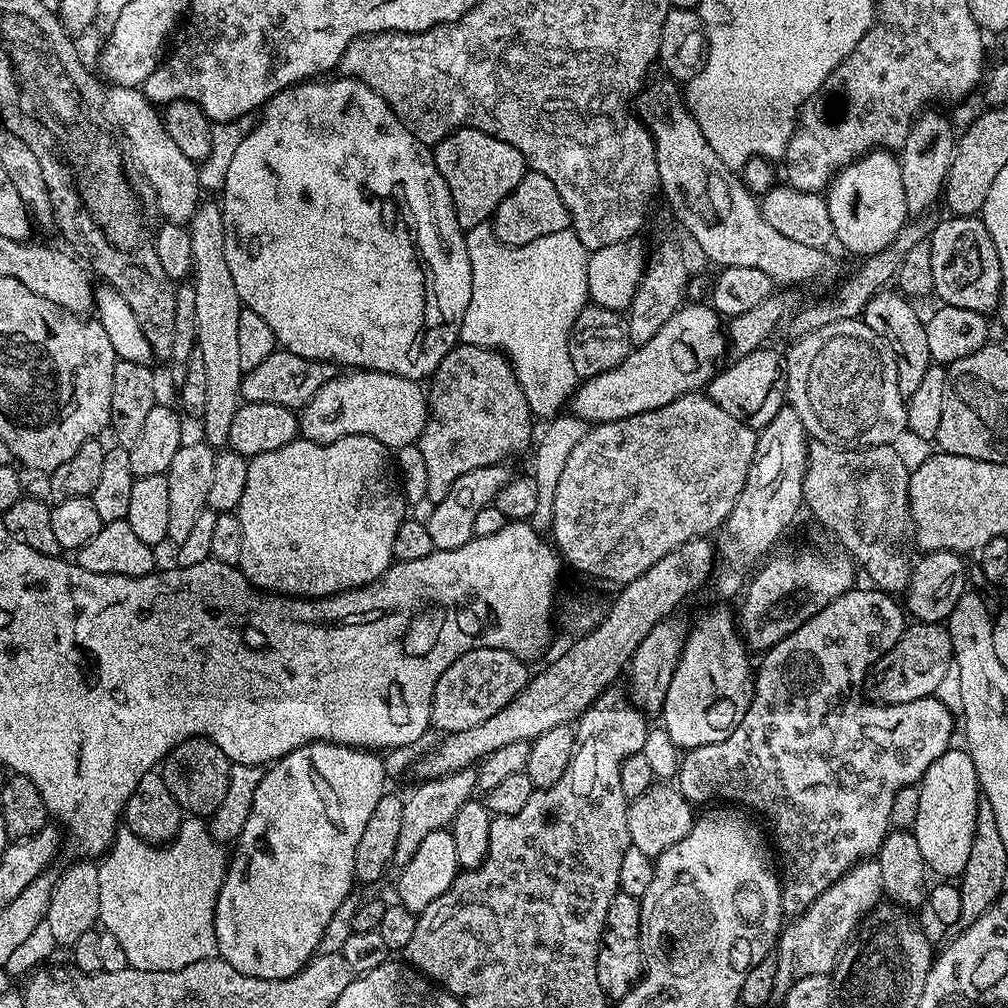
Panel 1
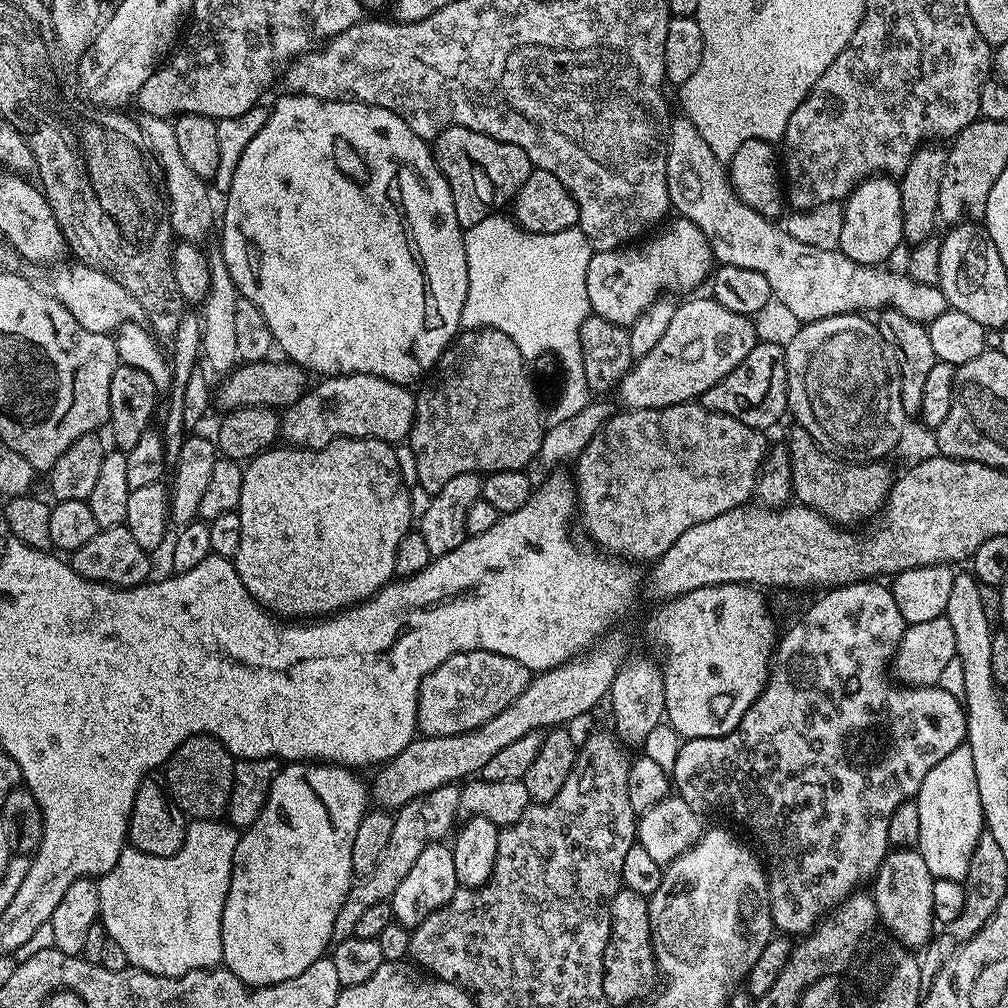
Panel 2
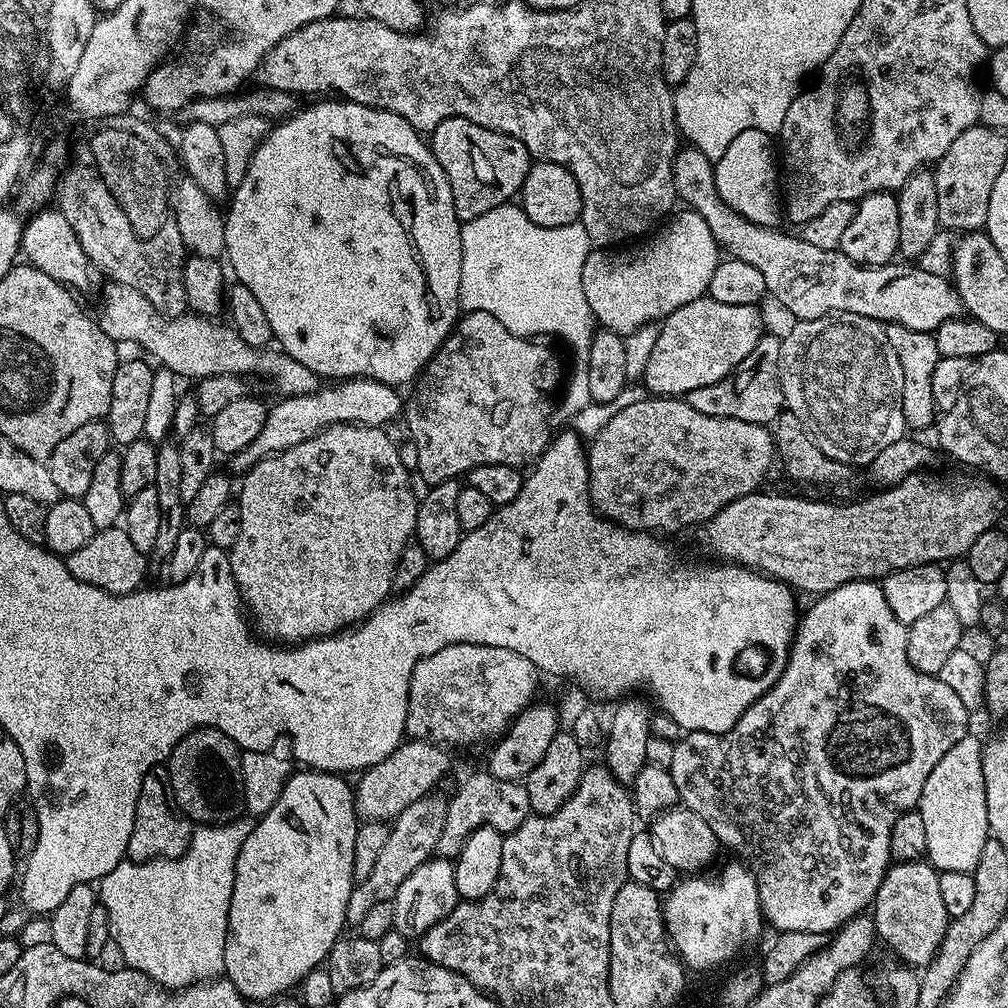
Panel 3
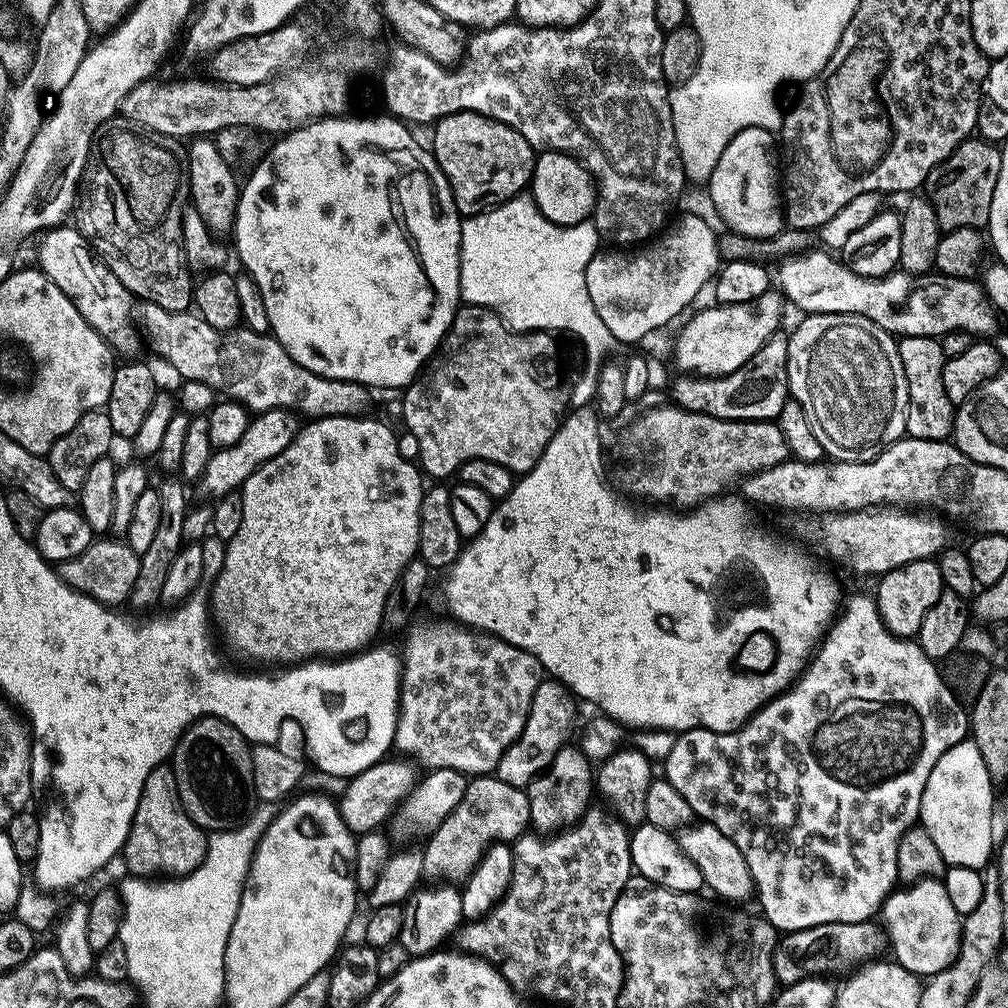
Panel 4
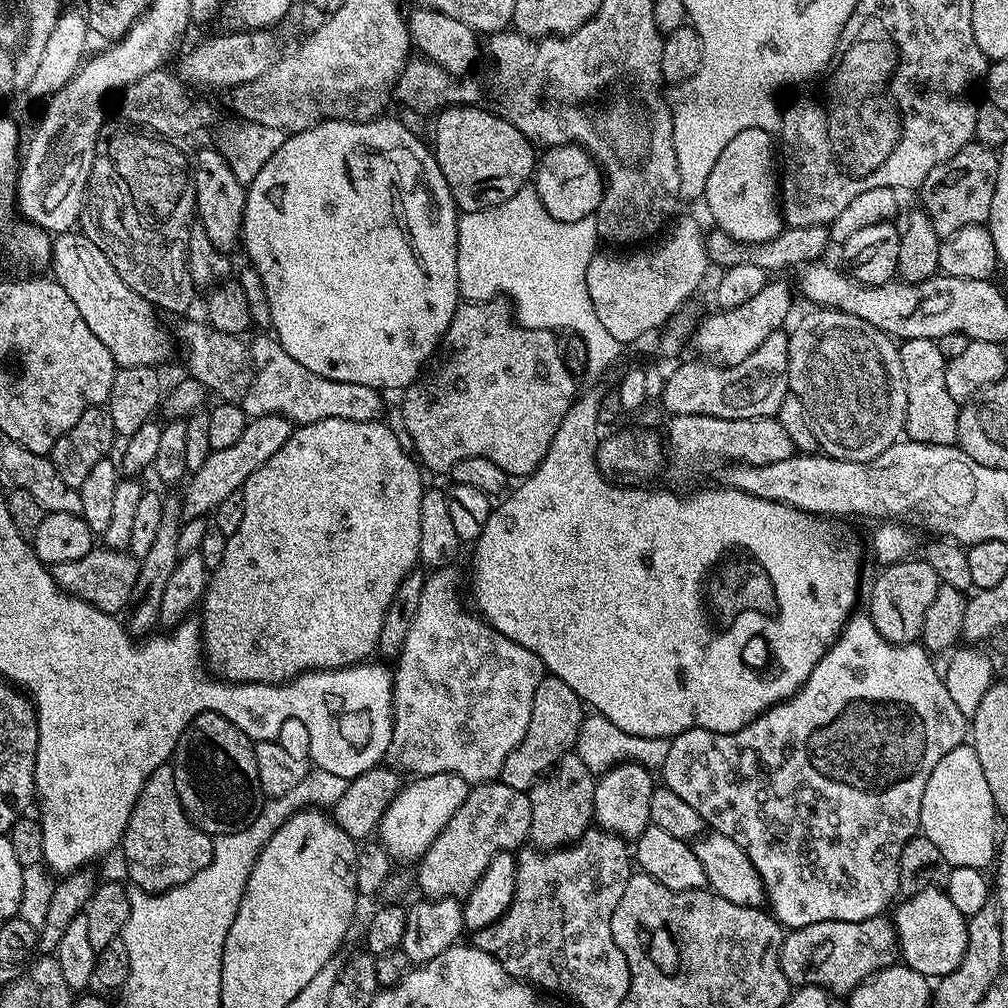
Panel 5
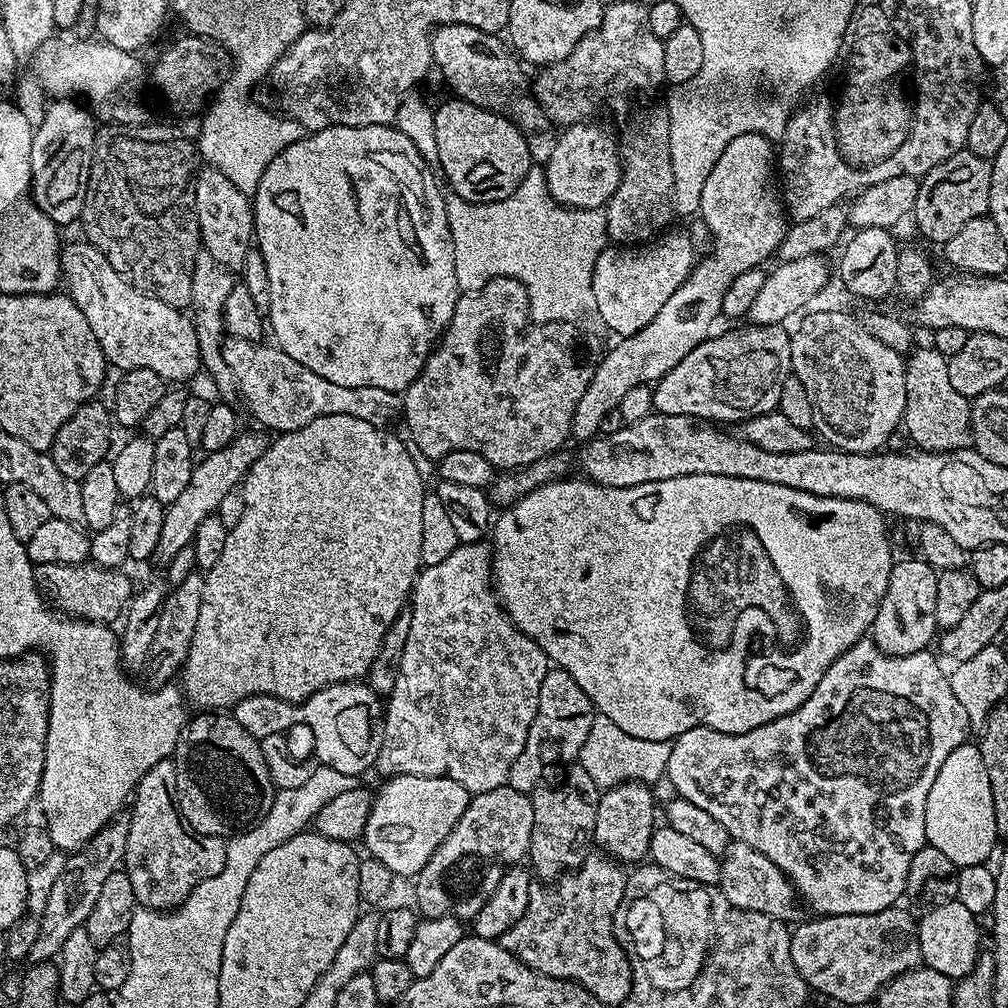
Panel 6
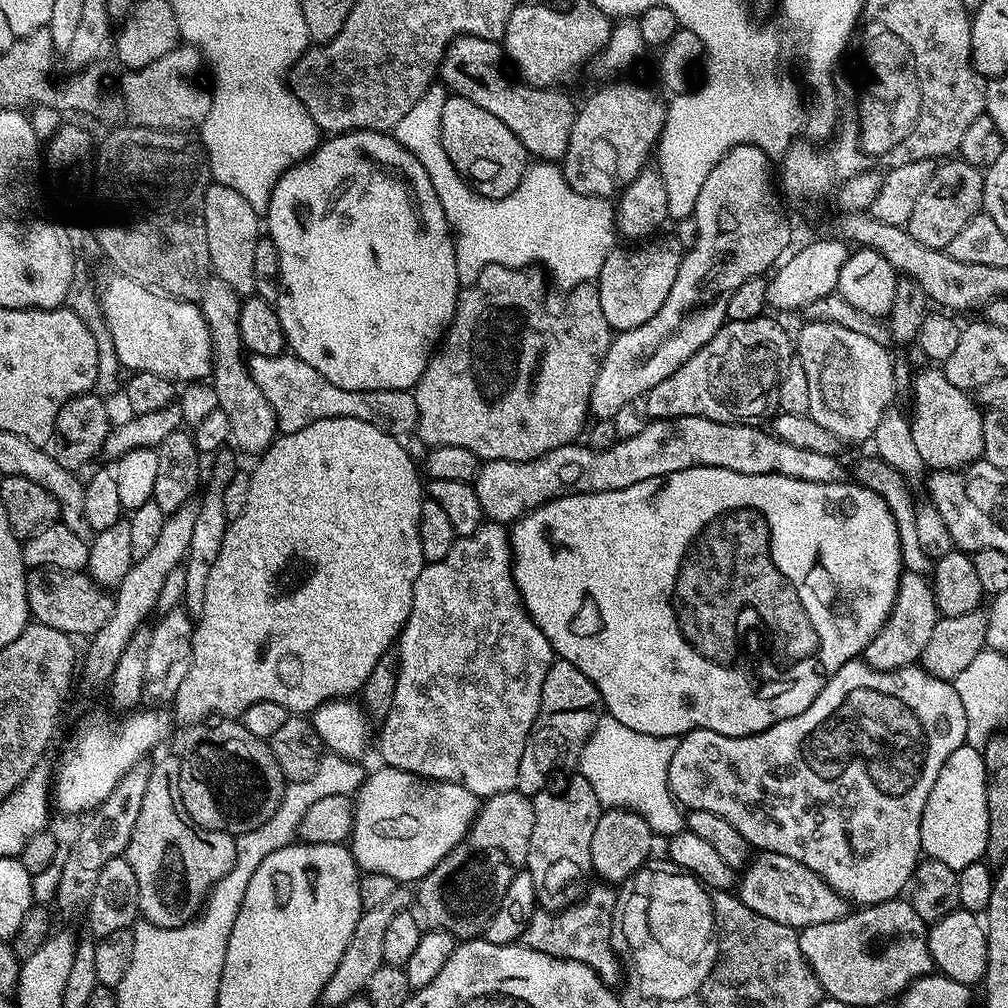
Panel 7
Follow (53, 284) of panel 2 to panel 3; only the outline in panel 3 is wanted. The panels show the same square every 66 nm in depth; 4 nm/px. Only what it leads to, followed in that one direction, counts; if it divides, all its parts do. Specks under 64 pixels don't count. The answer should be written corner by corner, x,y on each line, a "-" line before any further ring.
115,282
109,284
110,286
108,289
106,289
107,287
103,289
103,292
105,291
104,301
102,301
100,304
100,318
98,317
98,325
100,329
104,331
104,333
106,333
111,340
115,340
117,342
129,340
130,343
137,344
137,346
140,348
145,348
145,350
153,356
153,358
151,357
151,359
155,361
157,365
168,368
169,371
175,373
177,377
183,378
183,376
193,376
193,381
199,382
203,380
206,376
238,376
241,378
249,378
248,376
261,376
262,379
269,380
269,382
272,383
278,391
280,391
279,395
281,397
310,394
311,392
317,391
317,389
321,387
321,377
316,376
314,374
314,370
310,370
306,366
302,366
302,362
294,362
294,358
290,358
282,350
275,350
276,352
272,352
273,350
269,350
268,348
255,348
254,346
250,346
246,342
242,342
242,338
238,333
236,333
235,328
231,326
225,326
225,328
223,328
222,325
216,324
220,322
213,322
211,319
205,318
203,316
197,316
195,314
185,314
183,316
173,316
171,318
165,318
163,315
161,315
159,311
157,311
153,304
145,298
145,296
143,296
142,294
138,294
138,290
128,288
125,284
118,284

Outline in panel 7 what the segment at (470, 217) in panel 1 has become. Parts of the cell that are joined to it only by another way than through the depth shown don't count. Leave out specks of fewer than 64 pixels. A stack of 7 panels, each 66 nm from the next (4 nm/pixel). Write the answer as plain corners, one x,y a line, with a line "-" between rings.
449,95
448,101
440,108
440,124
438,130
442,134
442,146
454,162
454,170
464,177
471,184
478,194
486,198
506,198
522,182
524,171
530,163
530,153
514,138
514,134
506,127
501,120
494,118
494,114
489,114
486,110
474,106
474,102
469,102
467,98

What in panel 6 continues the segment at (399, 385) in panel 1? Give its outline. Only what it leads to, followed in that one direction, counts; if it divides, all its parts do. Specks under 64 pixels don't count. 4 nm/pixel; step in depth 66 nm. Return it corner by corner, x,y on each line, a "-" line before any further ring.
241,431
240,435
234,438
234,442
230,442
230,446
217,452
207,453
203,457
205,460
201,459
197,463
195,470
190,474
190,482
182,490
182,495
174,498
174,502
165,507
166,522
162,522
162,535
158,538
158,550
155,555
157,561
172,560
174,554
178,554
178,550
182,550
187,544
192,544
198,526
202,526
206,518
216,513
218,502
222,502
222,497
241,487
244,477
248,475
254,462
262,458
262,454
269,446
269,437
264,437
265,433
260,432

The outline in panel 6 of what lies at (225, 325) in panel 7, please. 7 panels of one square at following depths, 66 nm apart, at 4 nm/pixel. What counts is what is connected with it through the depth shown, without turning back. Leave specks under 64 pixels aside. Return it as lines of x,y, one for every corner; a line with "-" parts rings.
202,250
196,256
194,274
192,275
190,315
192,323
196,325
200,346
200,363
203,371
205,373
208,371
213,386
220,391
219,399
224,402
235,401
238,396
236,380
232,377
232,371
228,369
224,357
224,342
226,339
224,311
226,310
226,300
230,295
230,290
234,290
234,286
238,282
237,277
232,276
235,276
233,269
222,266
222,262
218,262
209,252

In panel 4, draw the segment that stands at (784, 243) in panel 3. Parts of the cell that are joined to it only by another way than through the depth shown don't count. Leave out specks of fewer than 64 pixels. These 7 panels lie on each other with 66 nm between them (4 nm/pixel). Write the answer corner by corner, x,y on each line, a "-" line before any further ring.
831,251
804,252
801,256
792,256
780,264
780,269
774,272
774,280
782,293
783,299
788,300
796,308
801,308
801,313
811,314
854,314
862,318
870,318
882,330
892,333
899,338
901,336
934,336
942,338
951,332
966,332
973,338
988,338
996,328
997,315
987,297
975,279
962,276
942,276
939,274
925,274
916,276
912,272
897,270
889,272
887,276
863,276
854,274
843,259
836,260

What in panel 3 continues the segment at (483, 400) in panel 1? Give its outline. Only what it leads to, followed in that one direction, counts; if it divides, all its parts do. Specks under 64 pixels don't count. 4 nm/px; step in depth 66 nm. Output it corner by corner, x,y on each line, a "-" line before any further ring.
464,312
457,319
456,327
453,328
452,333
445,338
440,349
433,354
432,359
428,361
428,365
415,381
414,387
416,389
413,390
412,397
409,400
407,397
406,407
402,412
403,419
408,419
408,432
412,435
413,446
416,447
416,468
420,471
421,478
425,480
425,485
431,486
447,480
455,480
463,477
471,468
476,466
505,464
506,466
523,469
524,464
528,464
527,466
535,465
550,443
548,428
550,429
553,405
548,404
548,391
552,388
548,376
552,376
556,372
556,356
544,344
547,343
537,342
532,338
515,336
513,332
506,330
506,326
502,326
502,322
498,322
498,318
494,318
492,314

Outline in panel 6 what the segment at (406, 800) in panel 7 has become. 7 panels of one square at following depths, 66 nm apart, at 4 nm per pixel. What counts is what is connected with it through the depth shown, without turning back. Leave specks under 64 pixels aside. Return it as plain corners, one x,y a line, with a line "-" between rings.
394,776
383,783
372,801
370,818
366,818
362,844
368,847
367,855
390,866
397,877
412,878
452,833
466,810
470,793
445,776

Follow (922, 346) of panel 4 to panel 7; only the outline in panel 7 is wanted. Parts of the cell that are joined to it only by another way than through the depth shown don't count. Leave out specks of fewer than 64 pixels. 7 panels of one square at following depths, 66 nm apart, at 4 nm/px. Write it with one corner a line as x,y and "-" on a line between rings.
928,366
918,371
910,396
916,399
916,413
910,416
914,441
928,470
963,470
983,457
984,412
969,393
949,382
939,367

